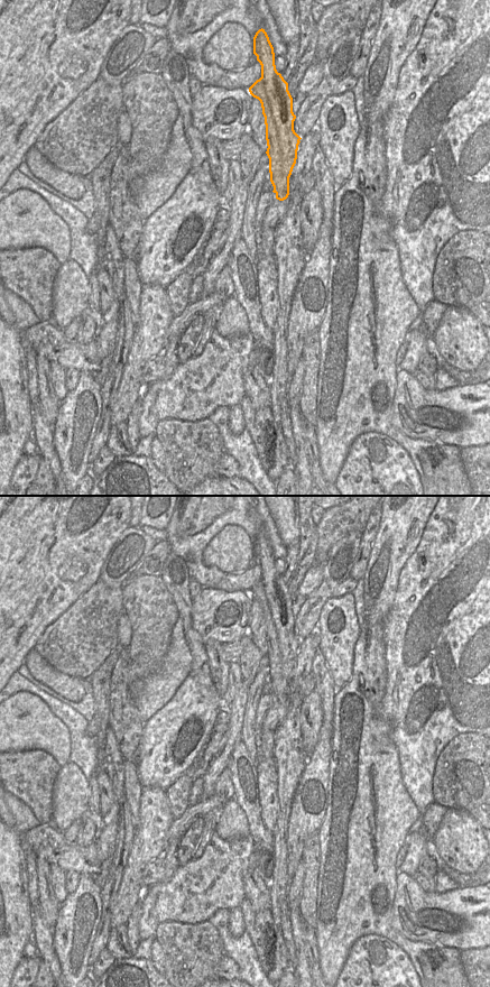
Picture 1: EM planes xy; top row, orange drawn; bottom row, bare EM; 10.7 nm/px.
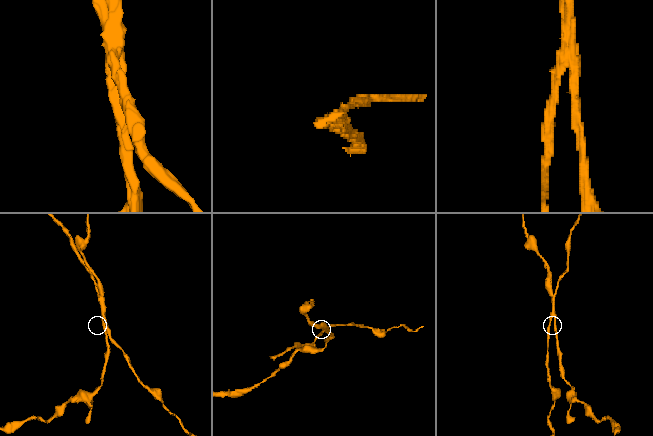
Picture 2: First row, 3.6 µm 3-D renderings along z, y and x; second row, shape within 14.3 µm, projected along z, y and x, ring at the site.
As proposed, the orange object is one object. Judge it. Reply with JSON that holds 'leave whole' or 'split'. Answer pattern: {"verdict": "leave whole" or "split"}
{"verdict": "split"}

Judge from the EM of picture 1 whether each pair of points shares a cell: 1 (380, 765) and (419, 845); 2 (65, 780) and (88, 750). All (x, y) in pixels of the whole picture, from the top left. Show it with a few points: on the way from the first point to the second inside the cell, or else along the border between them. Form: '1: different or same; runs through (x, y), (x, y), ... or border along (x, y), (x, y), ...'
1: different; border along (409, 832), (405, 842)
2: different; border along (70, 760), (88, 780)

